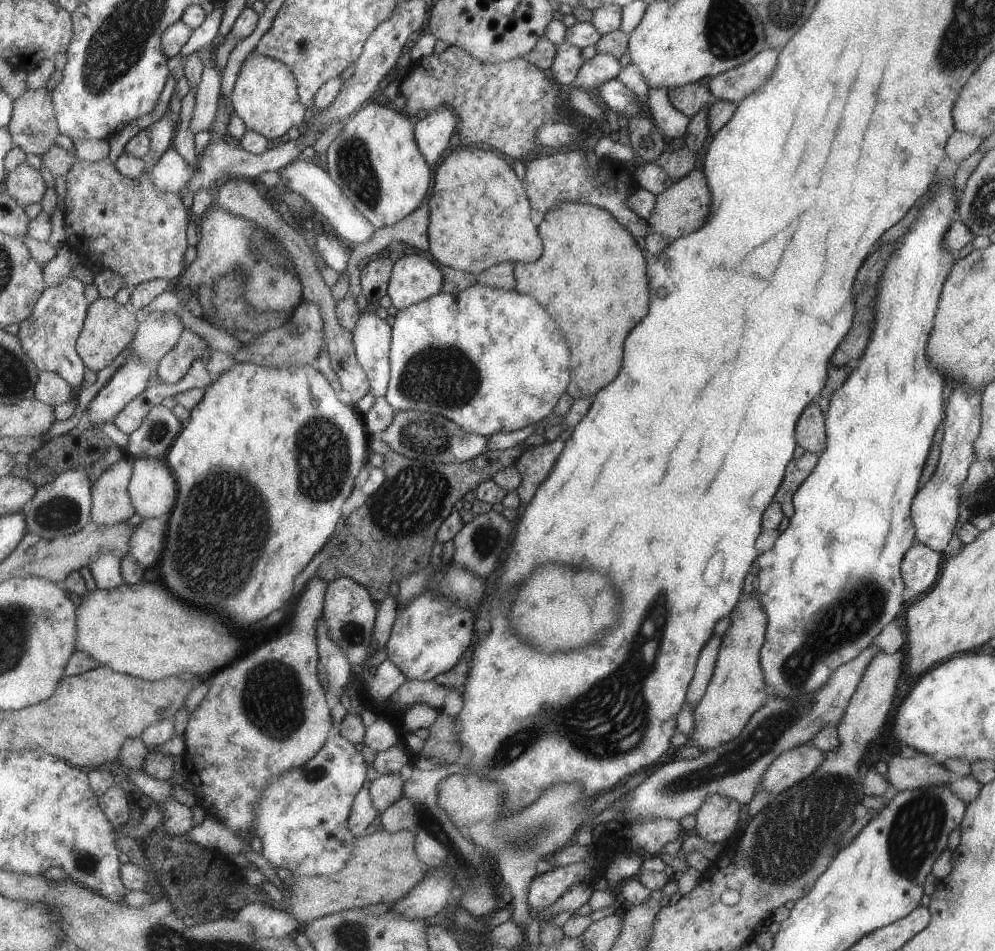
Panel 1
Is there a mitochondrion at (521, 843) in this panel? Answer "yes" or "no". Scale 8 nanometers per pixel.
yes

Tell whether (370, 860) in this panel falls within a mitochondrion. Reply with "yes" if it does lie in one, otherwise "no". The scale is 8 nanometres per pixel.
no

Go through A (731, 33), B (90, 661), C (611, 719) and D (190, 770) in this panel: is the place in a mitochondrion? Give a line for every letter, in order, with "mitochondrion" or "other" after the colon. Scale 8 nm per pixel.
A: mitochondrion
B: other
C: mitochondrion
D: other

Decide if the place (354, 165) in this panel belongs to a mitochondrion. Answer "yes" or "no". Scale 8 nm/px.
yes

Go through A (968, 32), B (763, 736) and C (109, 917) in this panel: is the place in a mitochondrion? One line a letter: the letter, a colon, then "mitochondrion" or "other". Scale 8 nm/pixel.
A: mitochondrion
B: mitochondrion
C: other

